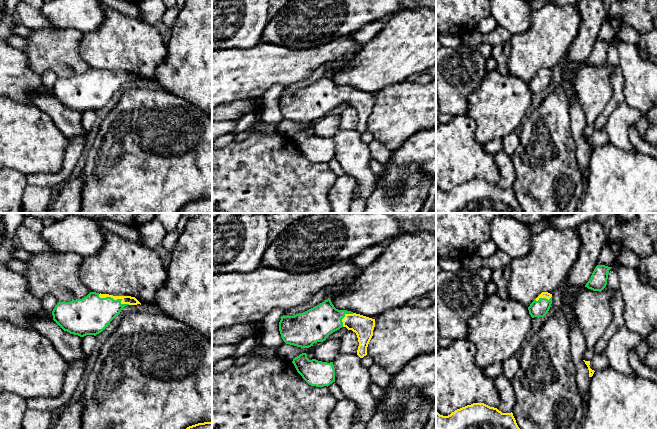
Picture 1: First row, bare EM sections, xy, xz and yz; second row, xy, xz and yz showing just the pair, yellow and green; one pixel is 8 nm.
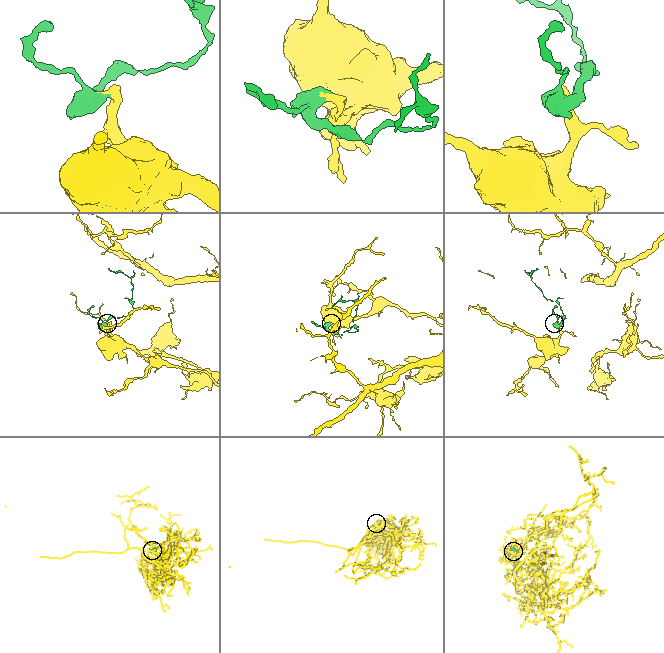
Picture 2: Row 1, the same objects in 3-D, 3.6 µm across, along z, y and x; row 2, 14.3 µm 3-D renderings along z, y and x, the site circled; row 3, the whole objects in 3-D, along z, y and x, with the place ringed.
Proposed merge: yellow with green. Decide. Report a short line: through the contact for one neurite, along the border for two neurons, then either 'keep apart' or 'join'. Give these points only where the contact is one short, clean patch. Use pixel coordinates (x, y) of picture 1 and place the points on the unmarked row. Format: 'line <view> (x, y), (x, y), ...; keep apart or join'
line xy (129, 76), (114, 75), (106, 83), (90, 91); join

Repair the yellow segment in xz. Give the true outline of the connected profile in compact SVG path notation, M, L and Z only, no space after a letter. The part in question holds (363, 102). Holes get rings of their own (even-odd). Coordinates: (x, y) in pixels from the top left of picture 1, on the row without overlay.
M330 75L294 92L282 92L279 107L286 120L309 124L314 119L323 118L333 108L346 103L356 109L359 122L357 131L367 131L367 123L373 112L375 95L338 86Z

